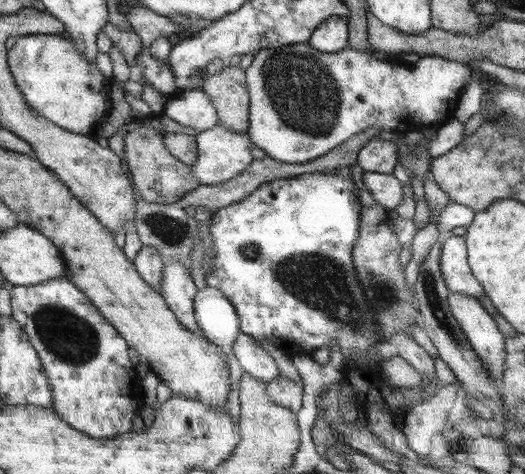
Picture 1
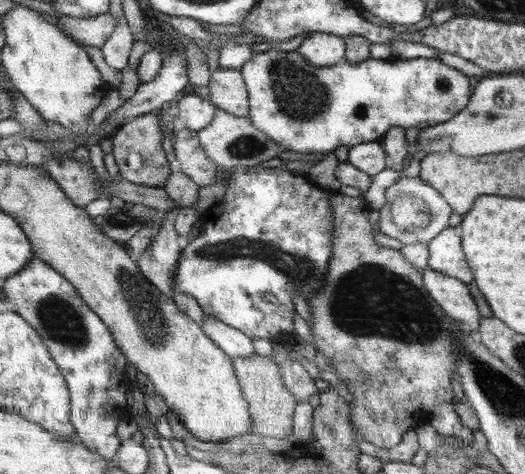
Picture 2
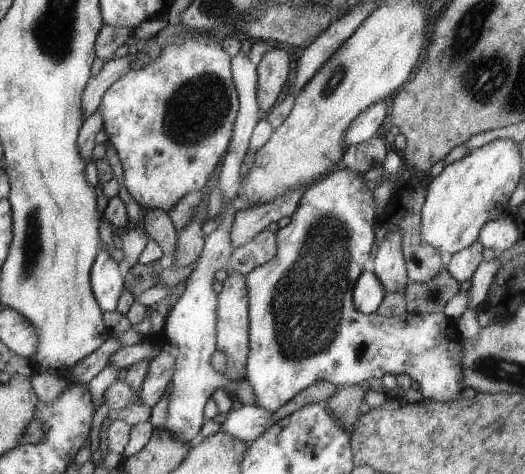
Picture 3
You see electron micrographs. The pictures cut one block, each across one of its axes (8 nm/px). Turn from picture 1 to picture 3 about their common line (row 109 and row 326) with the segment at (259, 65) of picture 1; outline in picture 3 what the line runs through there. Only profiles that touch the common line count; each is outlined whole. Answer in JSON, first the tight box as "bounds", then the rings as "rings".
{"bounds":[245,164,466,412],"rings":[[[343,164],[332,171],[328,176],[308,187],[294,214],[290,216],[290,223],[284,228],[277,230],[277,253],[270,262],[262,266],[257,266],[246,275],[246,286],[249,296],[249,354],[247,365],[245,366],[245,380],[249,383],[254,392],[254,402],[256,406],[268,410],[268,412],[276,412],[283,404],[292,400],[298,392],[302,392],[304,388],[312,386],[320,380],[324,382],[332,382],[332,384],[366,384],[370,378],[382,378],[384,374],[408,374],[412,380],[420,384],[419,391],[430,400],[448,401],[454,400],[461,396],[461,392],[466,387],[464,382],[464,374],[462,374],[462,345],[463,338],[460,336],[456,328],[455,321],[444,315],[438,314],[414,314],[406,311],[404,314],[396,314],[396,316],[380,316],[380,314],[370,313],[362,314],[354,308],[353,291],[357,285],[358,277],[361,276],[364,270],[364,262],[372,256],[372,248],[374,248],[374,216],[378,212],[376,200],[372,198],[372,192],[366,188],[368,180],[364,178],[364,173],[356,172],[352,168],[348,168]]]}

